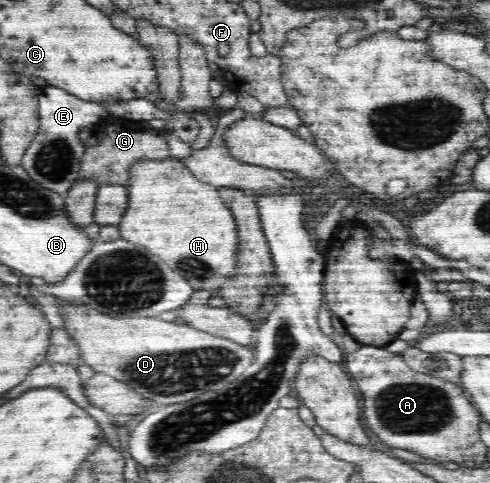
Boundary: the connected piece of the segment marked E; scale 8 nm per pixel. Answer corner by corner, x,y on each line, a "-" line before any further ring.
51,85
41,88
41,93
38,95
38,106
40,115
39,131
33,138
31,145
25,150
21,165
29,174
30,179
37,185
45,190
55,192
55,194
58,194
65,200
68,192
71,190
71,186
76,185
80,179
79,168
81,158
83,157
84,145
77,135
79,135
83,127
94,129
94,125
99,123
109,113
101,107
100,102
79,99
67,91

